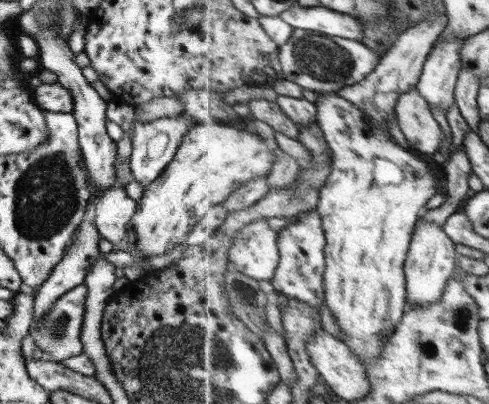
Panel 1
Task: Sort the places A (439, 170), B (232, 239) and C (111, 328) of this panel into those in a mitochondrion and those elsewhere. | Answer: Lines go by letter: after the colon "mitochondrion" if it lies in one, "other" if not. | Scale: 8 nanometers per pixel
A: other
B: other
C: other

